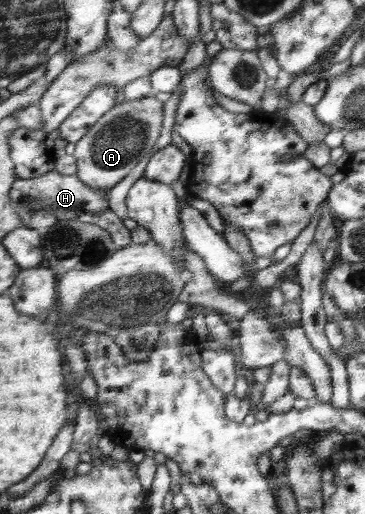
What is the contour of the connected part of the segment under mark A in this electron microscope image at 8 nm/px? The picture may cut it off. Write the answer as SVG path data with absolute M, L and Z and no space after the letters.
M155 96L126 100L112 108L77 145L79 176L94 190L108 192L126 180L132 170L156 148L164 126L164 104Z

